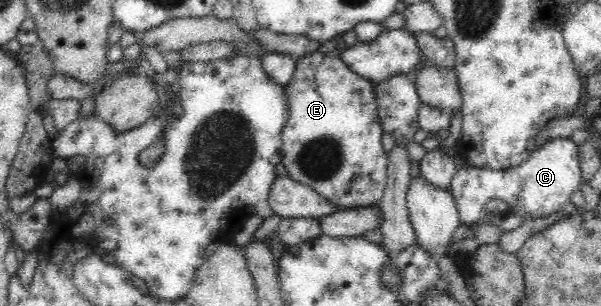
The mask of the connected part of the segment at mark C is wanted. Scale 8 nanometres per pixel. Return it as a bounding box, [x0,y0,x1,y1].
[450,138,581,225]

